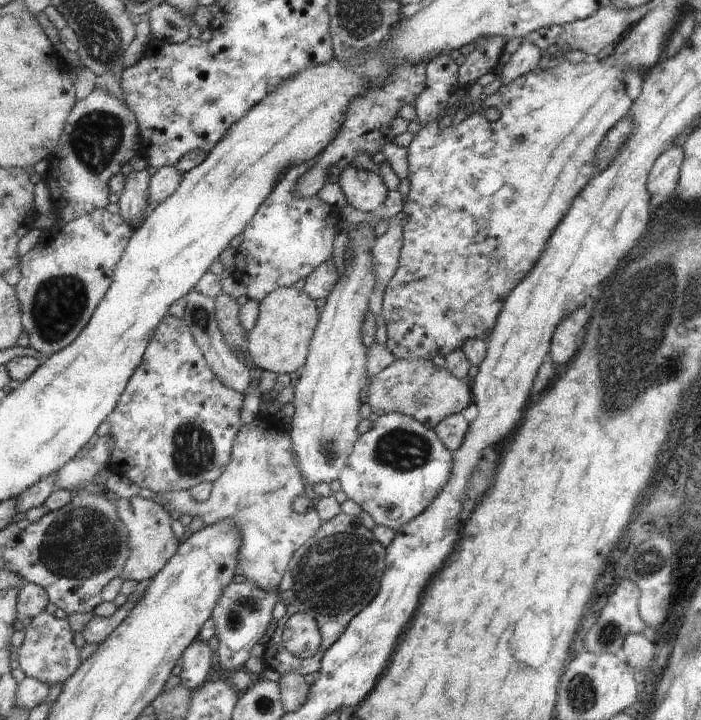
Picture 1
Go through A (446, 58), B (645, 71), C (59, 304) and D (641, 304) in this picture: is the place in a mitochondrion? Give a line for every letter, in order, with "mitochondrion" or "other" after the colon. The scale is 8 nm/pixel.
A: other
B: other
C: mitochondrion
D: mitochondrion

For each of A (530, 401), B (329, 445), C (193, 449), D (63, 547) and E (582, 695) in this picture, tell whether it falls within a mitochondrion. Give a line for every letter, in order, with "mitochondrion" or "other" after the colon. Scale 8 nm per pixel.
A: other
B: mitochondrion
C: mitochondrion
D: mitochondrion
E: mitochondrion

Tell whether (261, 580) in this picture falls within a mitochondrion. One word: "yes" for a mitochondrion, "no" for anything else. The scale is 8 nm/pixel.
no

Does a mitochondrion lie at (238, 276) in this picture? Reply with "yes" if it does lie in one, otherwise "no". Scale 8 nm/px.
no

